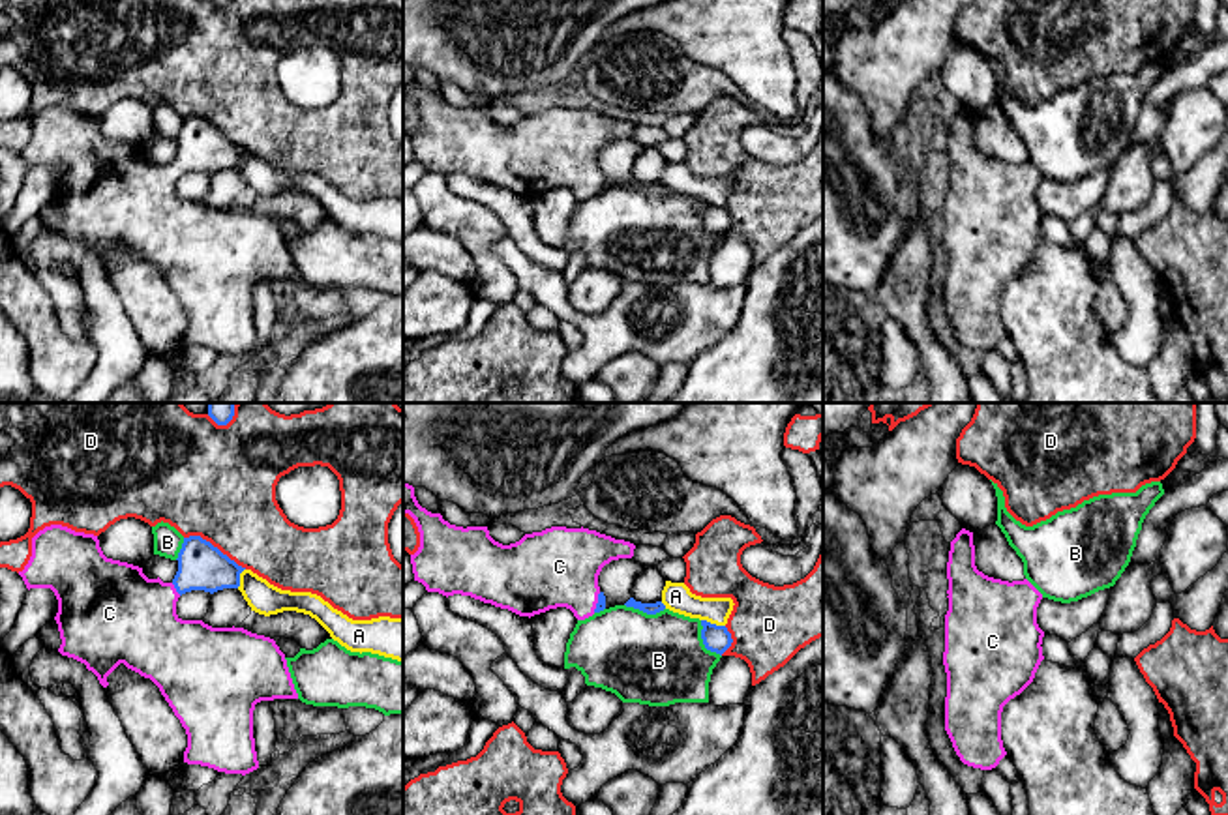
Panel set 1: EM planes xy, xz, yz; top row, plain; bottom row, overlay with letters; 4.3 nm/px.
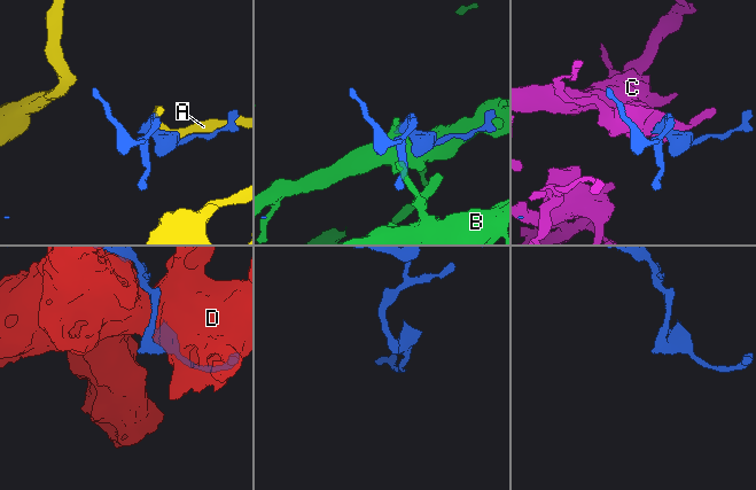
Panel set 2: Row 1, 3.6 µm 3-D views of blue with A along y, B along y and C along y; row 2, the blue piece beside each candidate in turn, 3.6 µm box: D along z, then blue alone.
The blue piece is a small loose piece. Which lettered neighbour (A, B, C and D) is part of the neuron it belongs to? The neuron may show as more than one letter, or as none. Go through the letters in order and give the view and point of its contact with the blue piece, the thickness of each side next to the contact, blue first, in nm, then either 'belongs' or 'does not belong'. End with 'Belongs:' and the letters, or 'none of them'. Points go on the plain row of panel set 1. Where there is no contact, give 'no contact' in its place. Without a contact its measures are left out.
A: xz (713, 205) | 110/120 nm | does not belong
B: xz (703, 222) | 110/400 nm | does not belong
C: xy (175, 167) | 200/380 nm | belongs
D: xy (216, 128) | 200/440 nm | does not belong
Belongs: C

